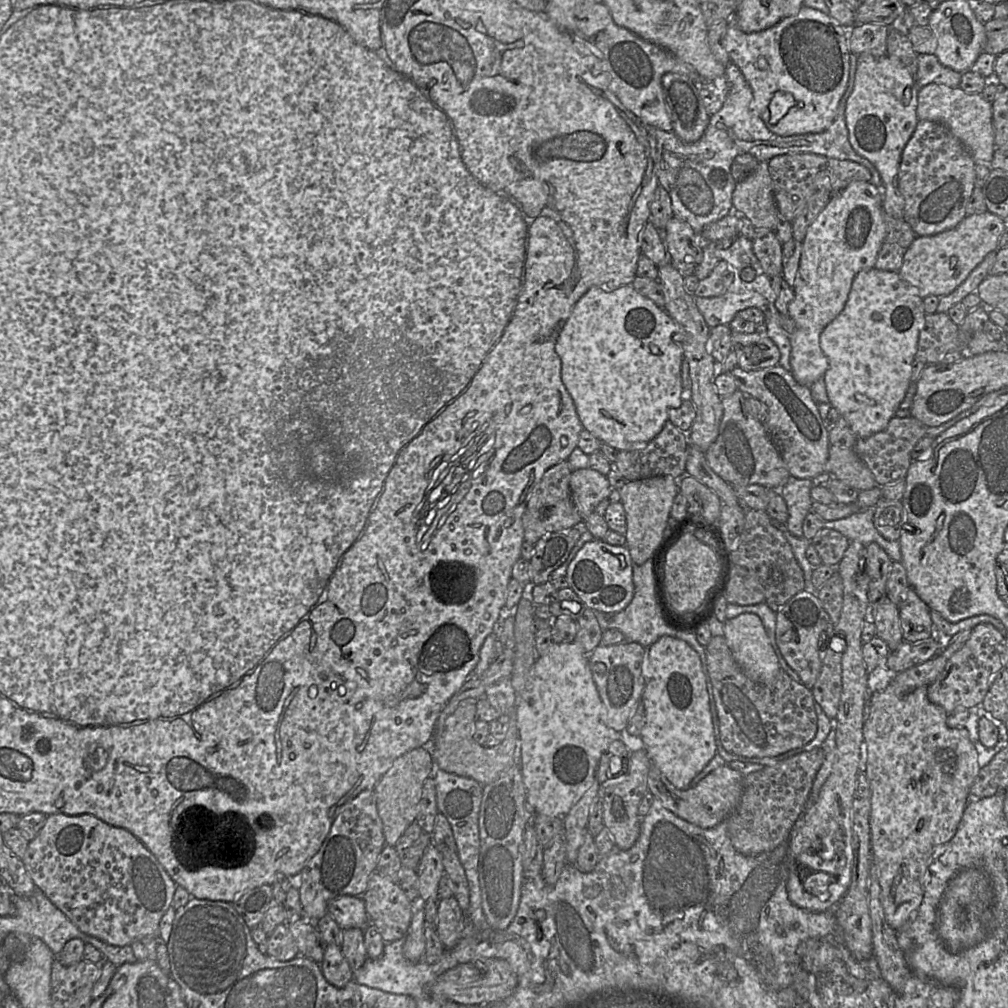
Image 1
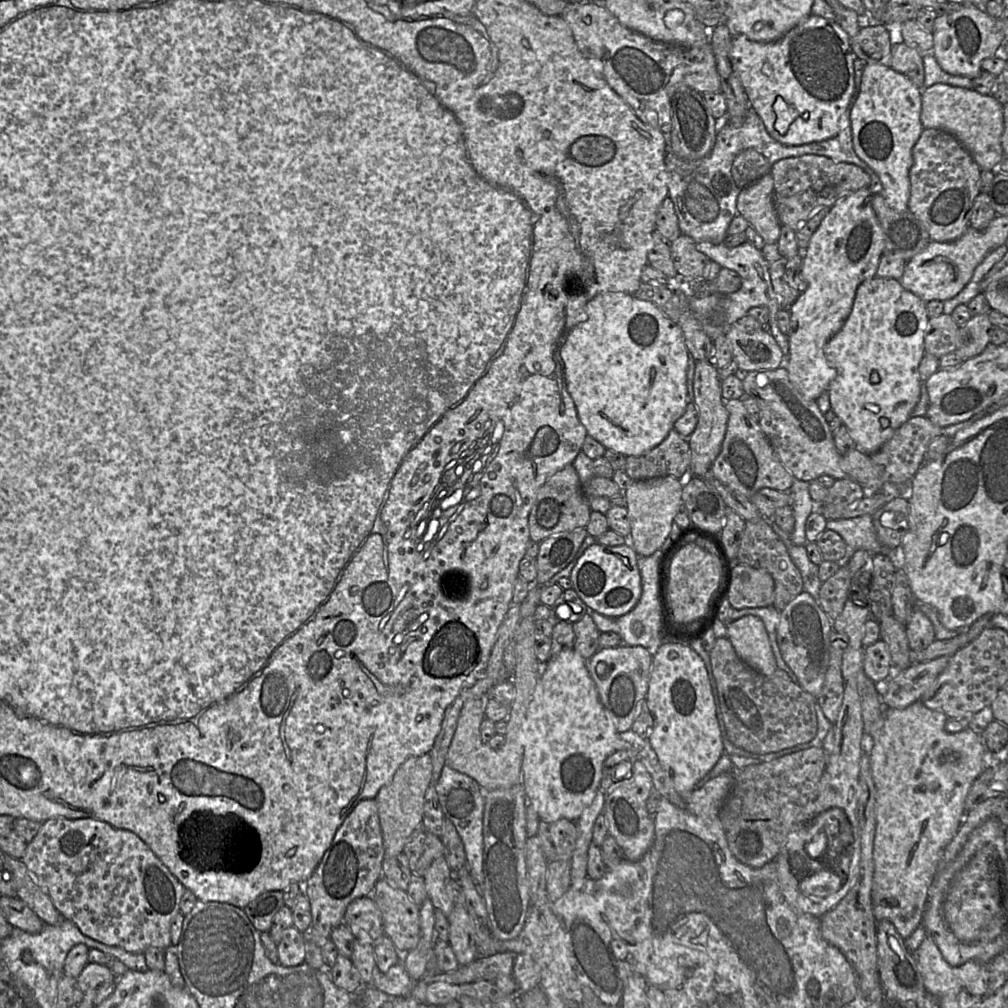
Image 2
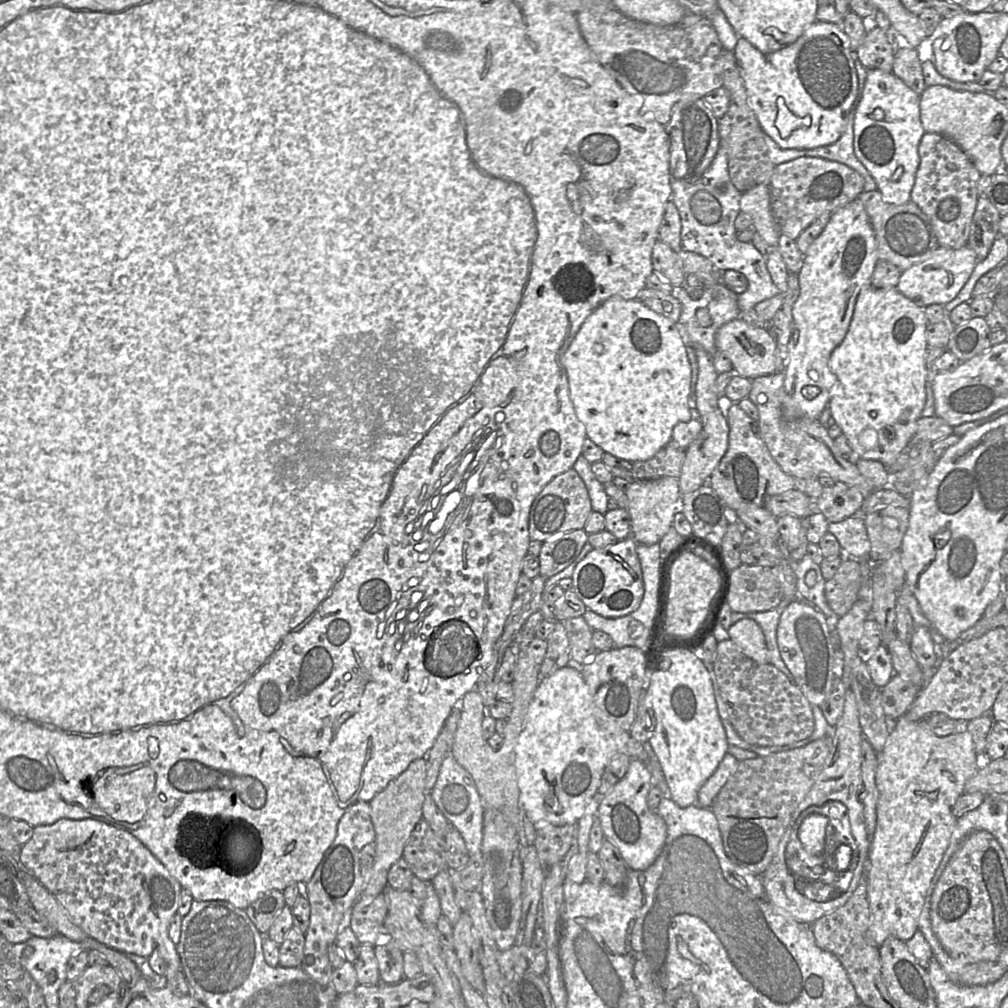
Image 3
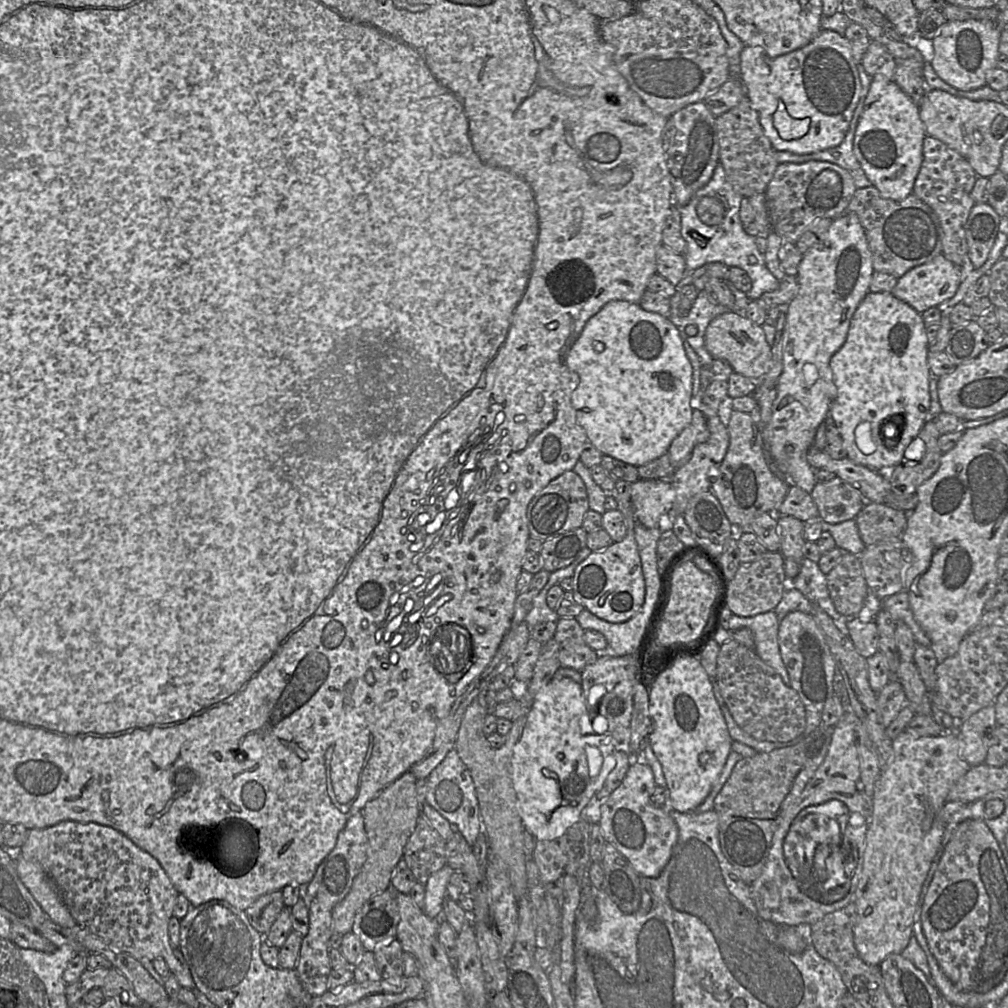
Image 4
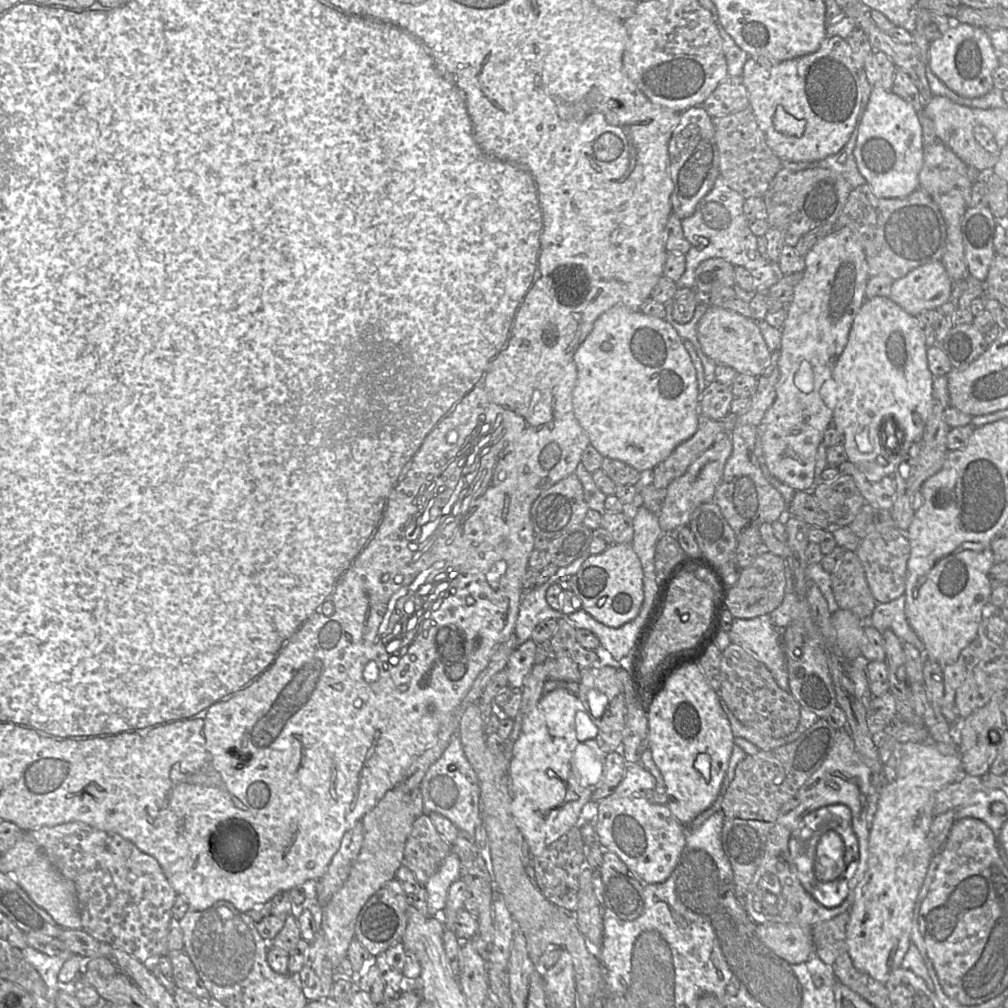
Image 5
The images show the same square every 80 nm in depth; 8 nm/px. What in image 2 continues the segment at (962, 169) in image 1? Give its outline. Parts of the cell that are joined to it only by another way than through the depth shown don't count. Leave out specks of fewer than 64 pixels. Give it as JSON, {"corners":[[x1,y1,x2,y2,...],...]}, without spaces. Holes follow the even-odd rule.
{"corners":[[924,128,912,155,908,210,923,224,932,241,958,239,970,226,970,210,980,193,978,180,982,170,953,135,940,129]]}

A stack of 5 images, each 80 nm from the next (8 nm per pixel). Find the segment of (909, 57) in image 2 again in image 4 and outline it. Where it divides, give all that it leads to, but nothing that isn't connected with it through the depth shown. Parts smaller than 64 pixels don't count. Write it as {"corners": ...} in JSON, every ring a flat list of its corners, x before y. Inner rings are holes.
{"corners":[[897,59,893,81,919,107,926,92,923,64,910,59]]}

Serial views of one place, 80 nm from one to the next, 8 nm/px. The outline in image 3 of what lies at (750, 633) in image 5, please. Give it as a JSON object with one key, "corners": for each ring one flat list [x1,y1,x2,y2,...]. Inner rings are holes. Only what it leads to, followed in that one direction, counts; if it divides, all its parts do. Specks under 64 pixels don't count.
{"corners":[[777,609,752,613,732,612,730,621,731,624,735,624,744,618,754,620,764,633,765,642,769,653,769,664,774,665,778,670,786,675,791,683,795,684,795,679,783,662,778,648,777,627,780,615,781,612,779,612]]}

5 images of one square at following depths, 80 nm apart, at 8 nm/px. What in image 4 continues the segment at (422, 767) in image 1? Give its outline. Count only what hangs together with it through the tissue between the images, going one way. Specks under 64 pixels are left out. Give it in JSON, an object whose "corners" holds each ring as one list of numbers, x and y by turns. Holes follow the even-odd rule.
{"corners":[[407,771,361,809,368,840,367,858,360,872,354,878,350,891,332,911,331,946,339,947,342,936,352,931,356,913,371,897,390,887,394,868,402,859,406,842,414,831,417,819,421,814,416,797,416,782,417,779,412,772]]}

